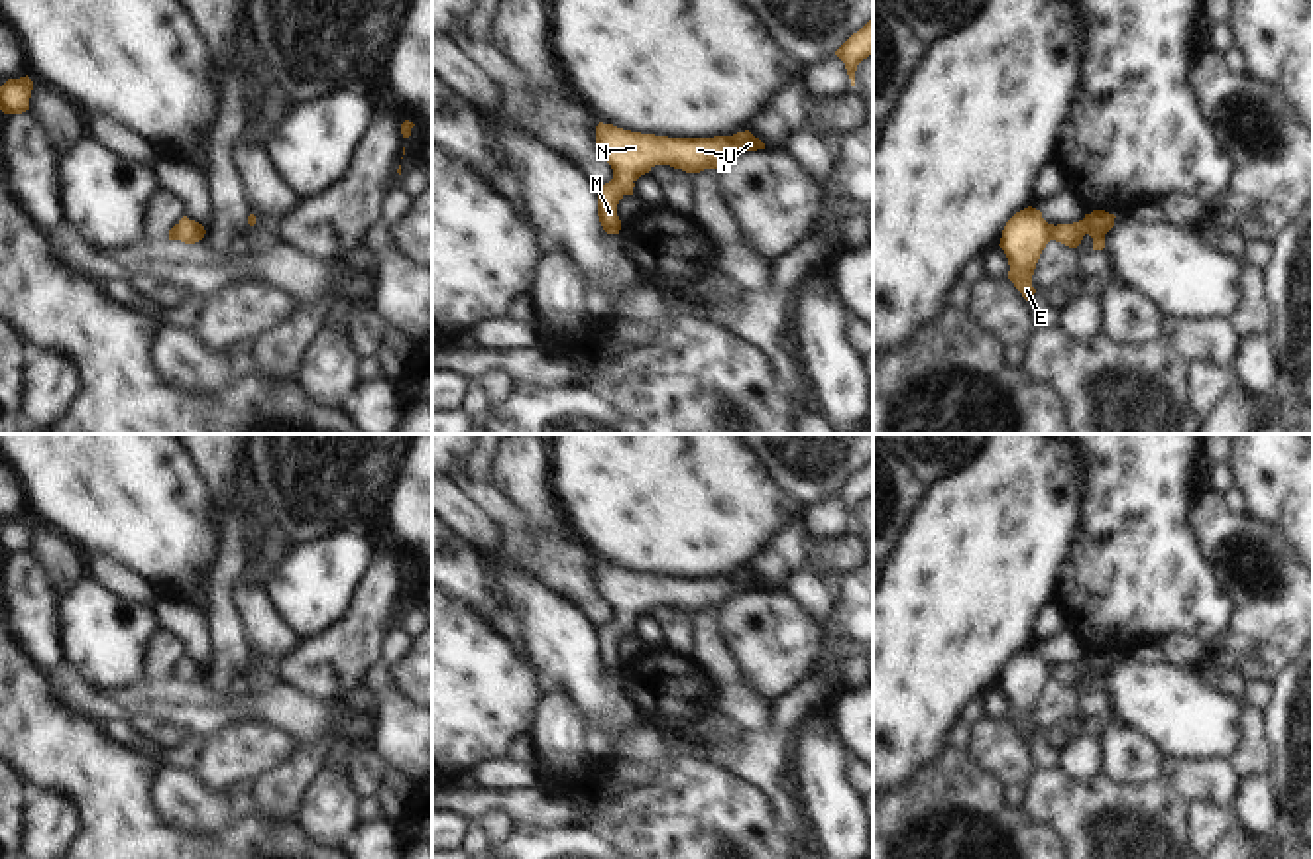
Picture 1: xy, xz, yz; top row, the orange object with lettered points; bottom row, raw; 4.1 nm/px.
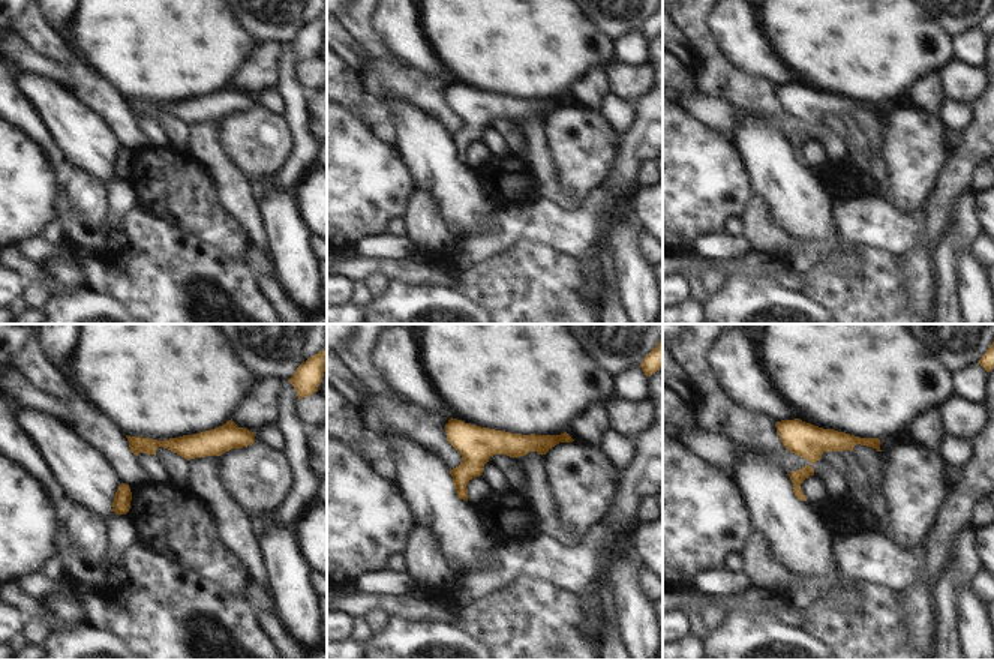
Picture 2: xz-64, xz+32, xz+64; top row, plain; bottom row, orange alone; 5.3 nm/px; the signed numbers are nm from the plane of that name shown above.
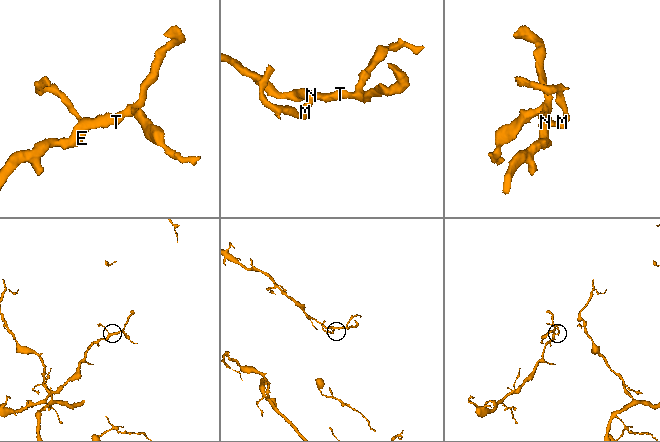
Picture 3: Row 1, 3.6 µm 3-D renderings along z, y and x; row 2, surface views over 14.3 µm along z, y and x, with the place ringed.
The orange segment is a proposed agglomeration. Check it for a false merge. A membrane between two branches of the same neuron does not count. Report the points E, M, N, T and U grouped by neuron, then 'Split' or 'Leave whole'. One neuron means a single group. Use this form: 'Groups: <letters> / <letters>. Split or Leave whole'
Groups: E M N T U. Leave whole.

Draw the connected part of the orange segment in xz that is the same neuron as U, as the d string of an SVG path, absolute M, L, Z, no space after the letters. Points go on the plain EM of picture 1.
M599 562L596 588L613 609L613 619L598 625L598 657L607 674L619 674L619 641L633 635L635 621L655 605L700 613L717 609L739 594L765 590L765 584L749 570L714 578L668 578Z

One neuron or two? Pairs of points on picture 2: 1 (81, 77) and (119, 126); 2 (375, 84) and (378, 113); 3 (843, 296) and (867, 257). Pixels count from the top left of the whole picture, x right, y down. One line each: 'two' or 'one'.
1: one
2: two
3: one

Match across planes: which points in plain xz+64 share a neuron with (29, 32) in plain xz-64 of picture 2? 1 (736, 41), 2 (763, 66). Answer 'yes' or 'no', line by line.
1: no
2: no

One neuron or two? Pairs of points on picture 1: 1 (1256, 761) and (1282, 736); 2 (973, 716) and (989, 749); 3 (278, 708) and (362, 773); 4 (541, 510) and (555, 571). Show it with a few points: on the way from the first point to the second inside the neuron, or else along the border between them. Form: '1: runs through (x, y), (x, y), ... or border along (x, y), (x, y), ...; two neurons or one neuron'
1: border along (1262, 712), (1270, 753), (1268, 777); two neurons
2: border along (987, 718), (973, 726); two neurons
3: border along (335, 738), (352, 744); two neurons
4: border along (510, 500), (533, 521), (570, 541); two neurons

